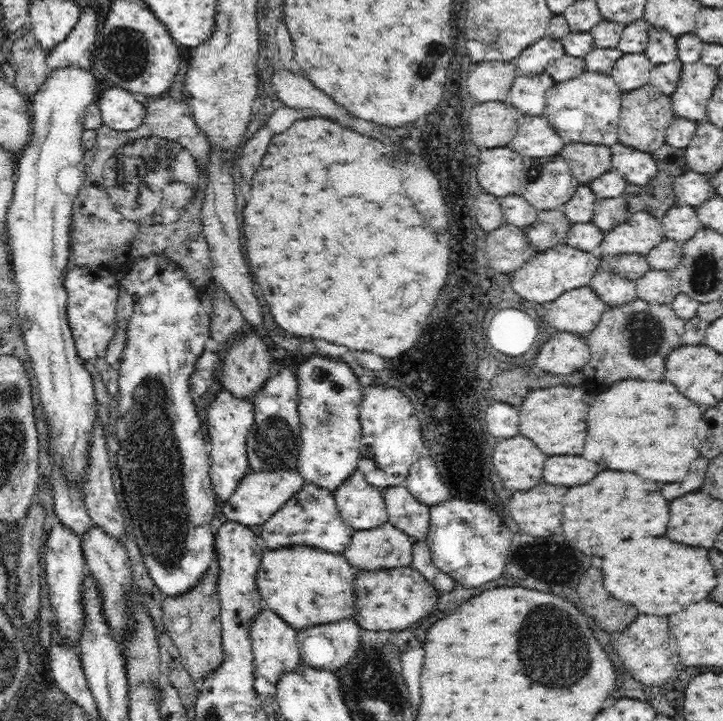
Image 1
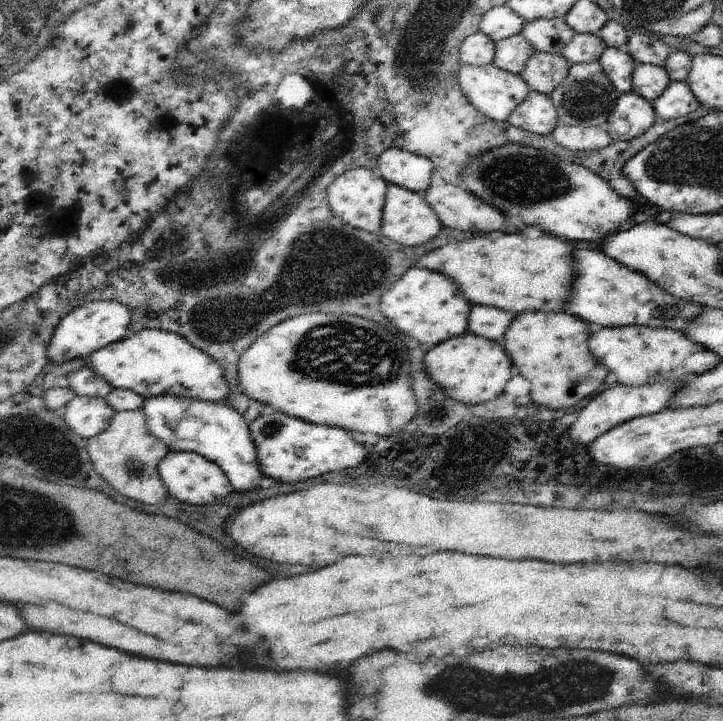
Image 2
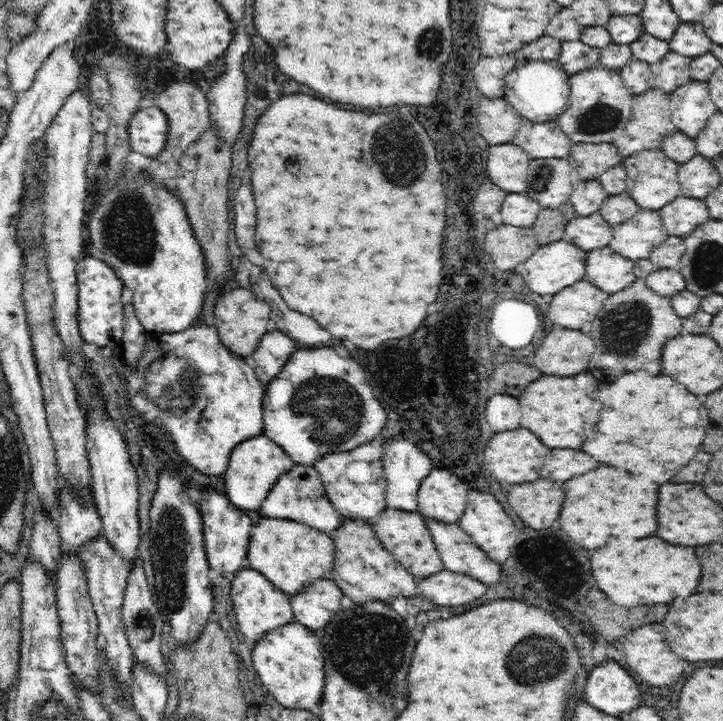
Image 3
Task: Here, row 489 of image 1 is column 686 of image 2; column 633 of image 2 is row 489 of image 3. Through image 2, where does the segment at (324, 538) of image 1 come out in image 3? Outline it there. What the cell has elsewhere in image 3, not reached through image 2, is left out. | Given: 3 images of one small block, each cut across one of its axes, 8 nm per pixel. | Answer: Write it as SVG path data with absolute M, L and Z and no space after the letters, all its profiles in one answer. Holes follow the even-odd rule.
M296 463L293 470L282 474L278 481L268 492L266 500L261 506L261 516L270 518L288 518L296 522L303 522L307 526L318 528L321 532L328 535L340 528L342 515L328 499L326 490L321 482L320 474L313 466L302 466Z

